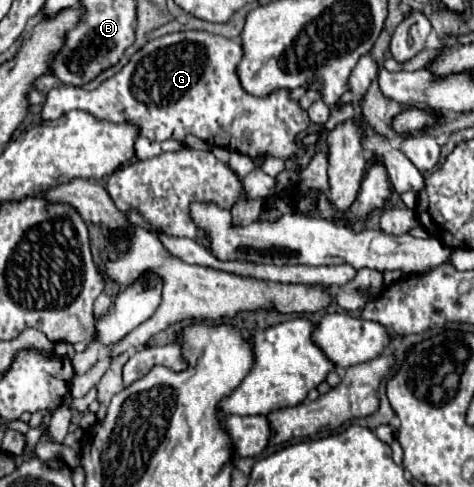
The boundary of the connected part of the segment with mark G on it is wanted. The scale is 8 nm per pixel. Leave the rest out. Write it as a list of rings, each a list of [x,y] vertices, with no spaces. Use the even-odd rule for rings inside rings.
[[[175,32],[161,36],[157,40],[147,42],[129,64],[113,78],[103,82],[97,90],[83,88],[67,88],[59,86],[49,90],[45,104],[41,106],[41,120],[57,120],[59,116],[71,110],[85,110],[97,118],[111,122],[133,122],[141,136],[163,142],[163,140],[179,140],[183,142],[187,136],[197,136],[205,140],[209,146],[223,146],[227,150],[237,150],[249,156],[257,166],[263,166],[267,158],[281,160],[297,160],[299,144],[297,136],[309,126],[309,116],[299,108],[297,102],[289,100],[289,92],[275,92],[267,98],[257,98],[243,88],[239,88],[239,78],[235,76],[235,68],[241,60],[243,52],[237,42],[227,40],[223,36],[215,36],[209,32]]]

